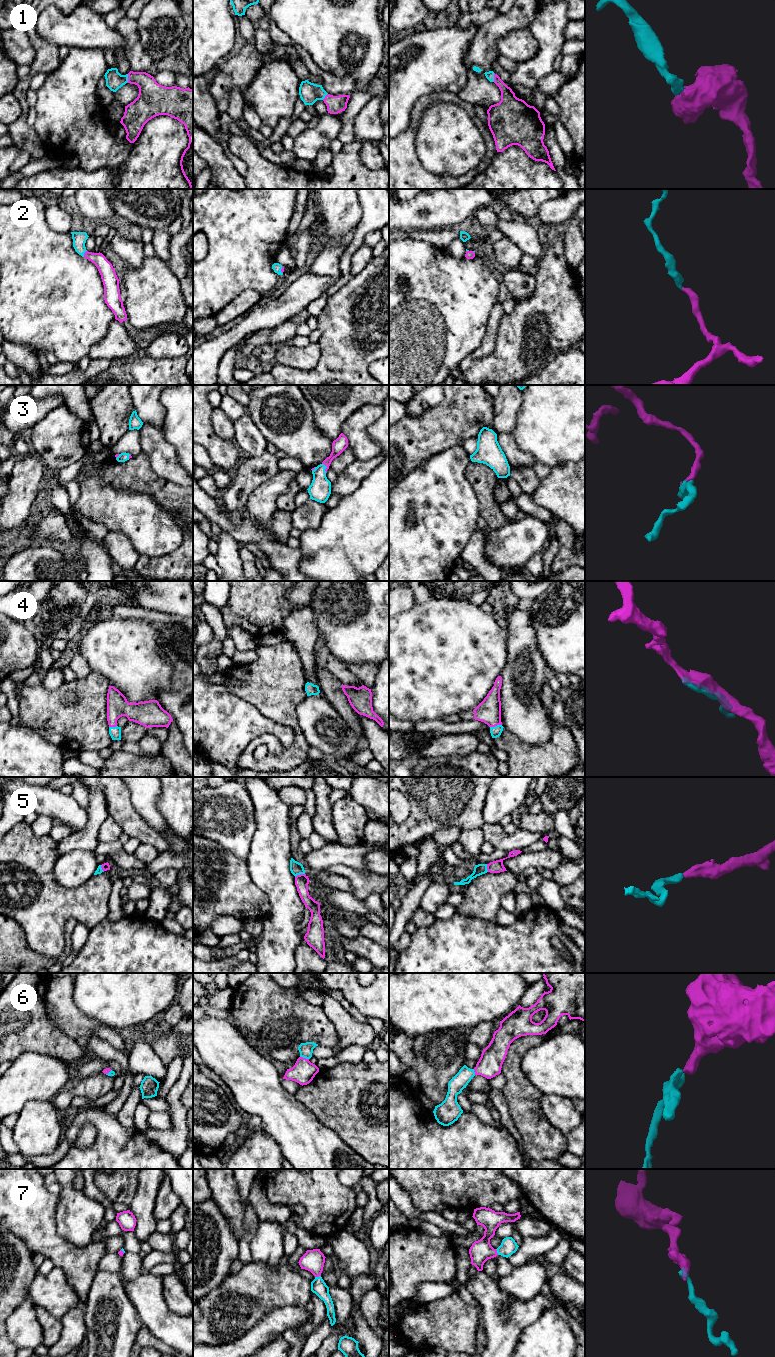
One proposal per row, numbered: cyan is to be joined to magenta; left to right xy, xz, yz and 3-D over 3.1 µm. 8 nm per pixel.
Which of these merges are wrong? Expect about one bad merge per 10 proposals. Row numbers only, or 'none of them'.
none of them

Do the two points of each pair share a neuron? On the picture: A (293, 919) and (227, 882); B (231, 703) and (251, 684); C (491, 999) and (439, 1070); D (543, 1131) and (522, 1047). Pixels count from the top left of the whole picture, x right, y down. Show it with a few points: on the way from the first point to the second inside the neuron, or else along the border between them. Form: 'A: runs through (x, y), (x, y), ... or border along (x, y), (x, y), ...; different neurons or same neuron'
A: border along (257, 886), (270, 904), (263, 919); different neurons
B: border along (223, 678), (223, 683), (233, 693), (258, 709); different neurons
C: border along (461, 1029), (437, 1030); different neurons
D: runs through (525, 1110), (524, 1099), (515, 1079), (515, 1068); same neuron

